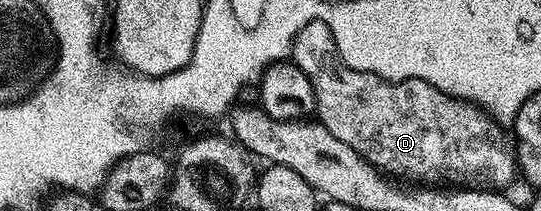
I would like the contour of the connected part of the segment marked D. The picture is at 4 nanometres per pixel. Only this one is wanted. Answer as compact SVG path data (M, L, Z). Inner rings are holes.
M311 21L299 29L293 39L291 61L311 81L316 118L380 172L393 177L437 175L440 171L481 174L493 185L509 183L513 175L515 179L515 155L510 144L505 144L502 124L474 103L451 97L427 81L390 81L351 69L337 54L333 30L323 21Z

